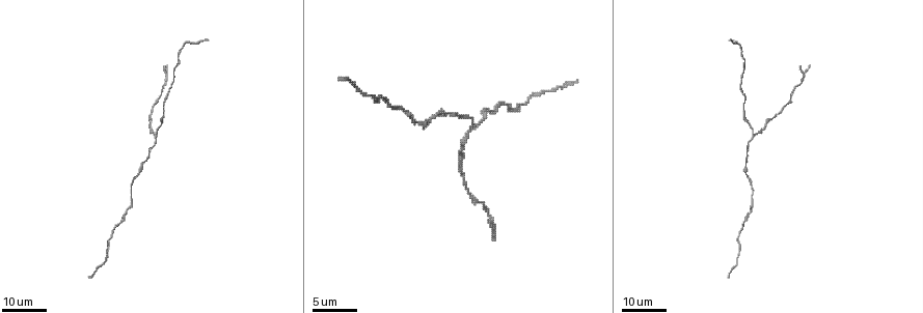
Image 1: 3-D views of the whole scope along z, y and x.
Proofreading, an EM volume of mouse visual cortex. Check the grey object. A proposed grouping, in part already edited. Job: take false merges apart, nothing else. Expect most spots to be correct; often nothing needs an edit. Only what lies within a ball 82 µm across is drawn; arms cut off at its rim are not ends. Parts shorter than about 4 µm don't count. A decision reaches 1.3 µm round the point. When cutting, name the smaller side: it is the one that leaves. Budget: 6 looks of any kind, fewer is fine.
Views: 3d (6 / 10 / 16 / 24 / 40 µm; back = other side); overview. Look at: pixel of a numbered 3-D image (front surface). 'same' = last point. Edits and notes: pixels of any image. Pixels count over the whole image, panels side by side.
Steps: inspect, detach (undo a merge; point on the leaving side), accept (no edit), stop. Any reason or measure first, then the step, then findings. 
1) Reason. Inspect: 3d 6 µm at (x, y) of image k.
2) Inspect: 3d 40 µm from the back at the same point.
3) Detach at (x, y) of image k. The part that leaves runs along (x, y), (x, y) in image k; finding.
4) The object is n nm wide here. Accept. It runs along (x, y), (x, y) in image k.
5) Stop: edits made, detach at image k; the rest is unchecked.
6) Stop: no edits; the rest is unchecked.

Thin arm on a thick one. Inspect: 3d 24 µm at (805, 71) of image 1.

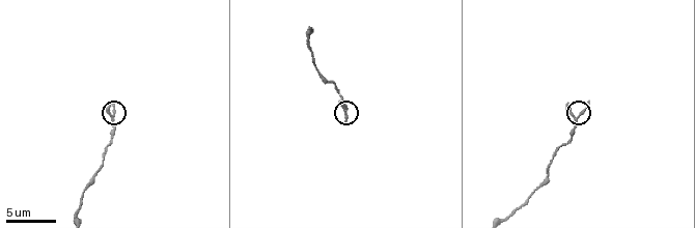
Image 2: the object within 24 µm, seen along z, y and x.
Inspect: 3d 10 µm at (579, 117) of image 2.

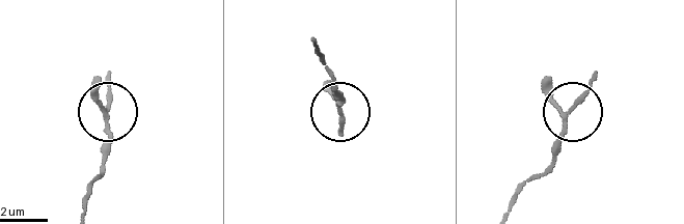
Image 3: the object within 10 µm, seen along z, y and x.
Accept. It runs along (85, 206), (105, 152), (105, 113) in image 3; one neuron here.

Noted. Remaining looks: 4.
Inspect: 3d 10 µm at (318, 70) of image 2.

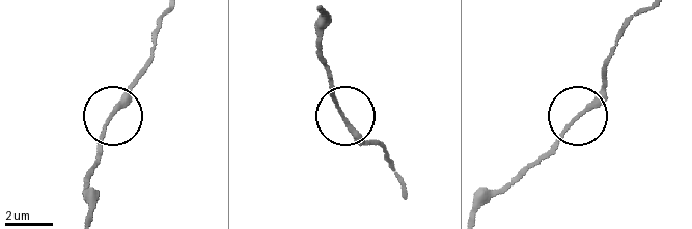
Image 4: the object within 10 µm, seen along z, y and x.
The object is 120 nm wide here. Accept. All the same neuron.

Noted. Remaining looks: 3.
Sudden change in width. Inspect: 3d 16 µm at (413, 121) of image 1.

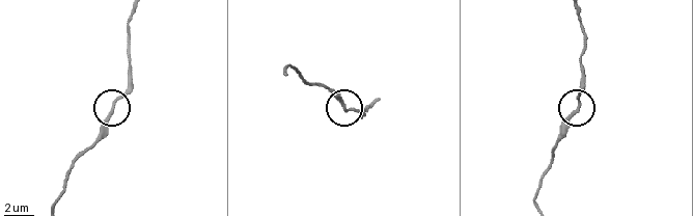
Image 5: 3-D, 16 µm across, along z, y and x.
Inspect: 3d 10 µm at (109, 114) of image 5.

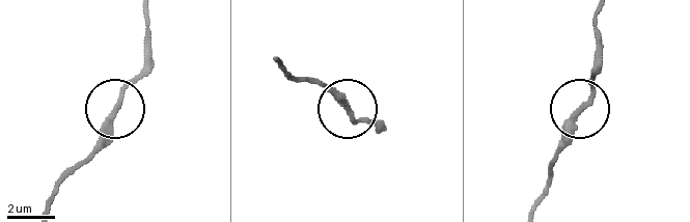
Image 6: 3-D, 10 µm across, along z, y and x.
Accept. It runs along (598, 15), (596, 74), (570, 139), (550, 161) in image 6; one neuron here.

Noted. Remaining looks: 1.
Stop: no edits; the rest is unchecked.

